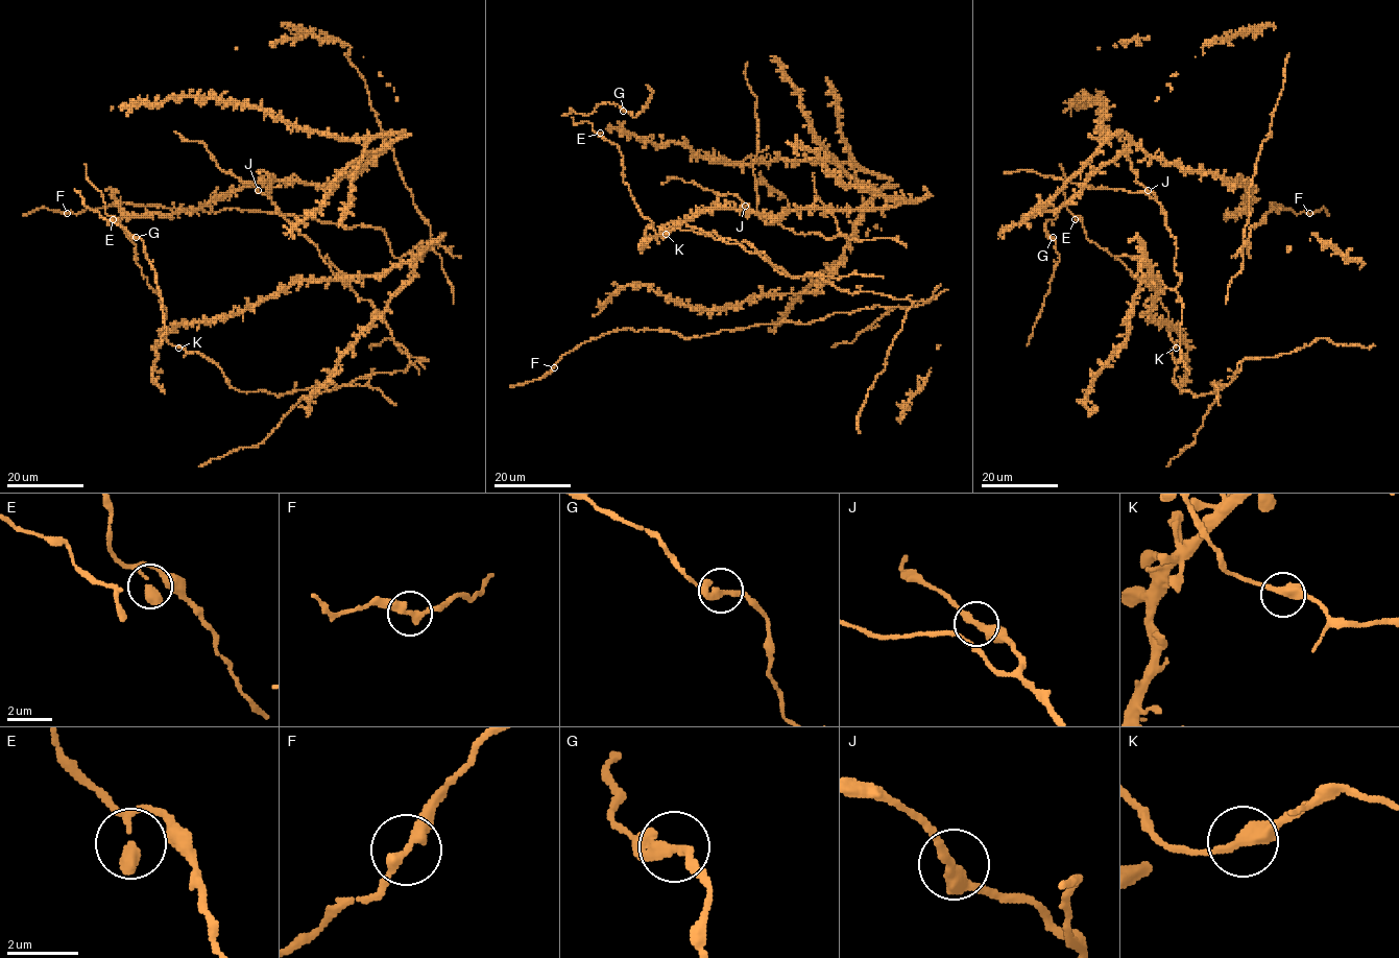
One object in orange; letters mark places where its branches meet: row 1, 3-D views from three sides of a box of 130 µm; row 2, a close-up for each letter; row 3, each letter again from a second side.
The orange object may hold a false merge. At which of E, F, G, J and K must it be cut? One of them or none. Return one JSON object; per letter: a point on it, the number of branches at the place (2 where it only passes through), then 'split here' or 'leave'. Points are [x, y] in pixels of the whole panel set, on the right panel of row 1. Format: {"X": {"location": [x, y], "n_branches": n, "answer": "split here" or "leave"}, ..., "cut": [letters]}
{"E": {"location": [1075, 219], "n_branches": 2, "answer": "leave"}, "F": {"location": [1309, 213], "n_branches": 2, "answer": "leave"}, "G": {"location": [1053, 237], "n_branches": 2, "answer": "leave"}, "J": {"location": [1148, 190], "n_branches": 2, "answer": "leave"}, "K": {"location": [1176, 348], "n_branches": 2, "answer": "leave"}, "cut": []}

